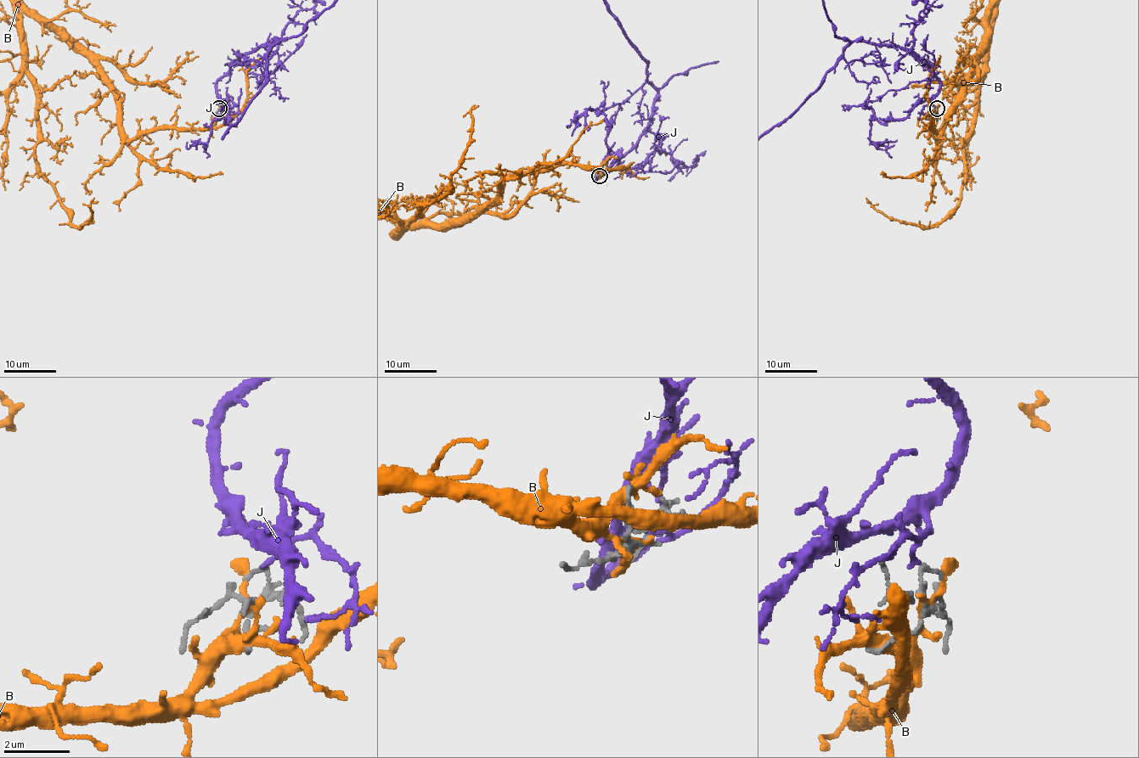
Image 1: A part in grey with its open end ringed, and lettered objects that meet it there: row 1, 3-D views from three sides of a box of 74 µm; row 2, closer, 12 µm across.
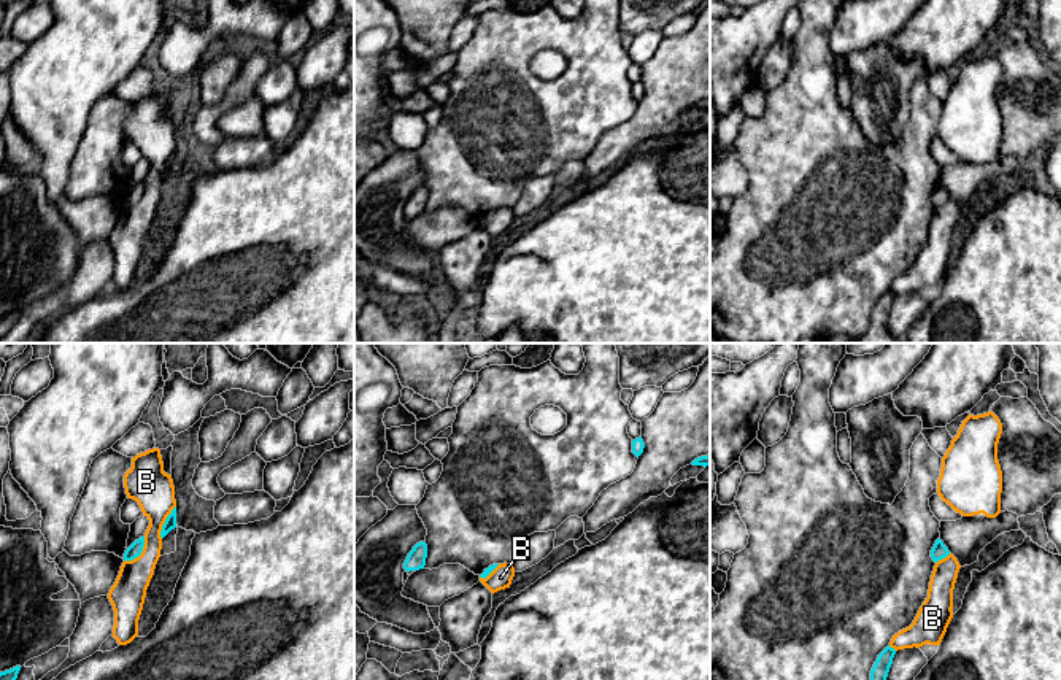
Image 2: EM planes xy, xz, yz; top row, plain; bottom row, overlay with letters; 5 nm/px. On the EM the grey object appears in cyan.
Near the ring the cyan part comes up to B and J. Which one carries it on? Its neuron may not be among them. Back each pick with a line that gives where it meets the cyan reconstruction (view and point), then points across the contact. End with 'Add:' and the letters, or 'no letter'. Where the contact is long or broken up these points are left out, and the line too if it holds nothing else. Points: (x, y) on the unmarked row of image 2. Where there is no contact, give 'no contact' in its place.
Add: no letter

